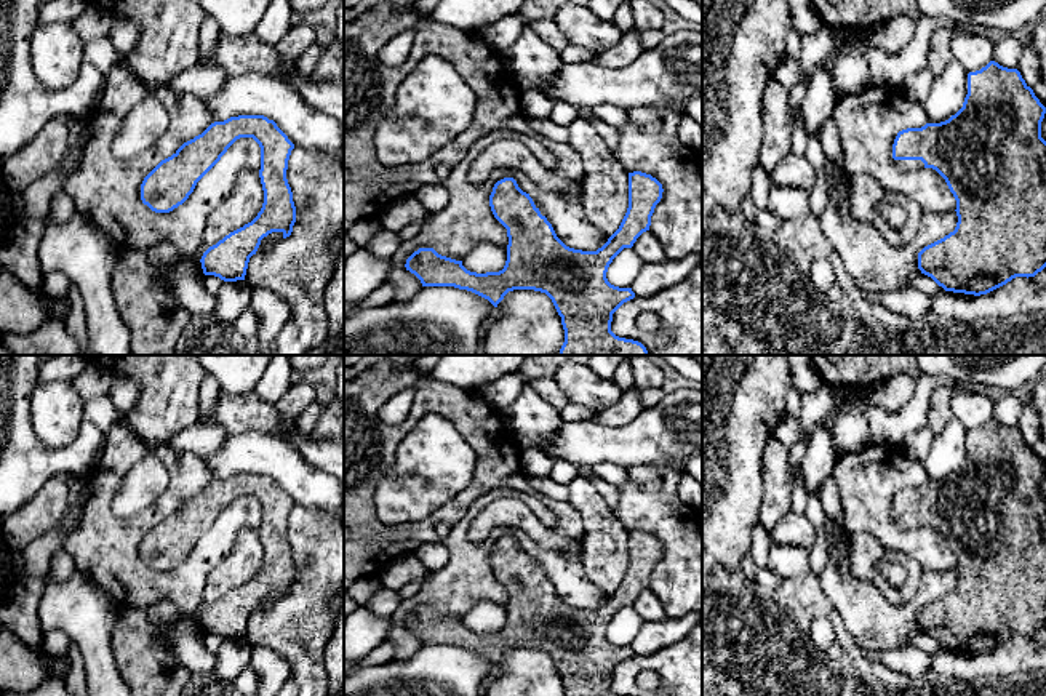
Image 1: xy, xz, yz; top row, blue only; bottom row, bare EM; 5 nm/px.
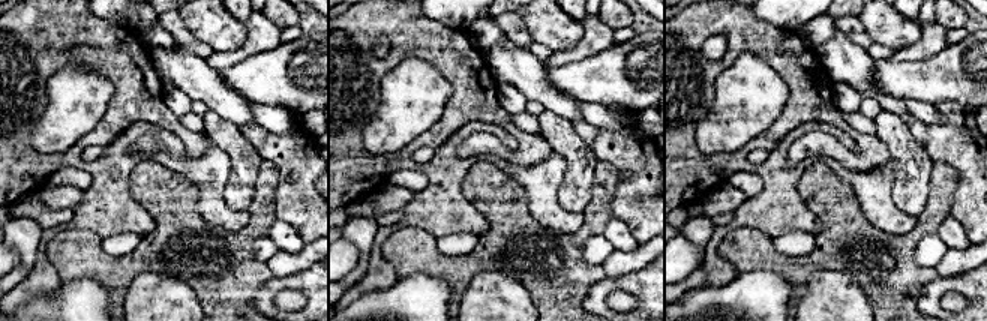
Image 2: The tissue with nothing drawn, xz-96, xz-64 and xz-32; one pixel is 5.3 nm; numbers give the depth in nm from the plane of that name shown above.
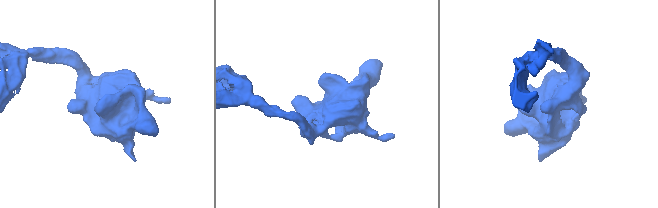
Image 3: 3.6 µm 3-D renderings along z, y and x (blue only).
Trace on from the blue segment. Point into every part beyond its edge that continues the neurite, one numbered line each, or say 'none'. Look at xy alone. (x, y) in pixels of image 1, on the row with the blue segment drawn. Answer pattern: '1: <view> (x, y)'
none

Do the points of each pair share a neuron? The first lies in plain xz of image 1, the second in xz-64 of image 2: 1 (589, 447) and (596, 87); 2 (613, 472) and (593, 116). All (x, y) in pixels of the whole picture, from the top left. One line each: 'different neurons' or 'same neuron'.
1: same neuron
2: same neuron

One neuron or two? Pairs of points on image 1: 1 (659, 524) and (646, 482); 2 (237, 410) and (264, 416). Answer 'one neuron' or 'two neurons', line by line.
1: one neuron
2: one neuron

